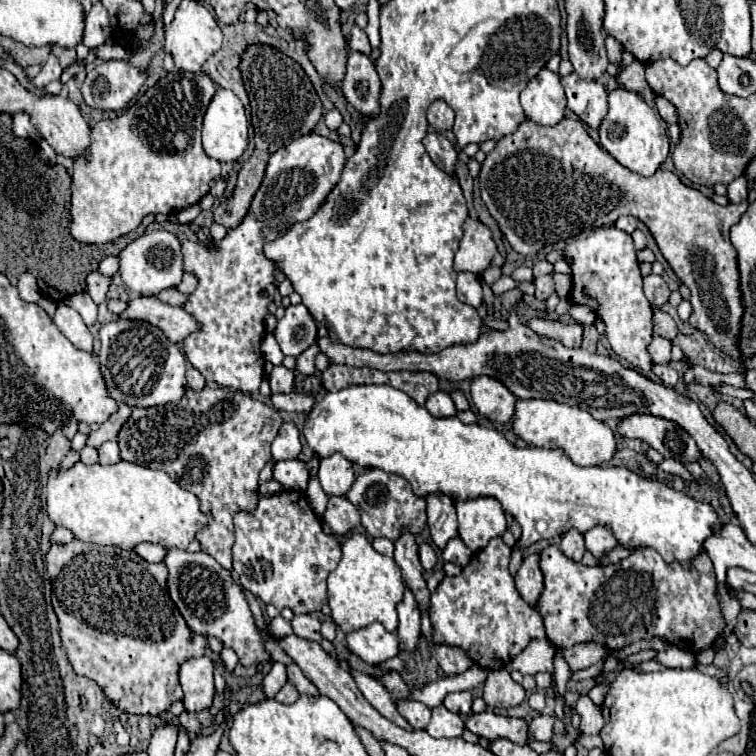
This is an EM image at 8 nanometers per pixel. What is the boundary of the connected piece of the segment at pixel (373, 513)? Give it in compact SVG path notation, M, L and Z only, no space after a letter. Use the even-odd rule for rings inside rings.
M370 469L356 477L352 489L346 493L346 499L368 513L376 525L376 529L368 529L372 537L386 537L390 541L396 541L404 527L412 533L420 533L426 525L426 501L424 497L416 497L410 489L410 483L394 473L386 473L382 469Z

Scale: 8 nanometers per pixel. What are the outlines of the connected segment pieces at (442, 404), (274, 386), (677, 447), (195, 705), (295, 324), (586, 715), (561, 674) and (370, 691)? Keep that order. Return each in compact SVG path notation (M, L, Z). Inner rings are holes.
M442 391L432 393L432 395L426 399L424 407L426 407L434 417L452 417L452 415L456 415L456 407L454 407L450 395L448 395L448 393L442 393Z
M278 365L268 375L272 393L292 393L294 391L294 373L288 371L284 365Z
M630 415L622 419L618 431L624 437L644 439L666 459L676 459L682 465L698 463L704 457L694 439L680 425L666 421L662 417Z
M210 657L188 659L180 667L180 685L184 689L184 707L188 713L198 713L202 709L210 709L214 699L214 665Z
M306 305L286 307L286 315L278 321L274 337L284 355L298 357L316 341L316 321Z
M582 695L576 703L576 711L580 715L580 725L582 725L582 731L586 735L598 735L604 727L604 717L602 717L602 711L600 707L596 707L586 695Z
M560 655L554 657L554 663L556 663L556 687L558 687L558 693L562 697L566 697L566 681L570 679L570 669L566 667L564 659Z
M352 671L352 673L354 673L354 681L356 681L358 689L364 693L366 701L368 701L378 713L382 713L388 721L396 723L396 725L402 727L402 729L414 731L414 727L396 711L396 705L392 703L392 697L390 697L388 689L386 689L380 681L376 681L376 679L372 679L372 677L360 673L360 671Z

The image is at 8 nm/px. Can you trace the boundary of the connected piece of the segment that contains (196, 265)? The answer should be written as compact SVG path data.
M308 133L298 137L288 147L278 149L276 153L270 155L266 177L252 199L248 215L236 229L228 231L228 235L218 243L218 249L196 245L192 241L186 241L182 245L184 271L194 273L198 277L198 287L190 295L184 309L202 323L202 329L198 333L186 337L184 353L192 363L192 367L196 367L206 377L208 383L218 383L222 387L246 391L246 393L258 393L260 381L264 377L264 357L260 353L260 341L264 337L264 315L268 313L268 303L272 301L276 291L274 285L276 267L272 261L264 257L262 245L266 241L280 237L292 223L310 219L314 211L322 205L326 195L332 191L332 187L338 183L344 163L346 163L346 155L340 143L330 141L328 137L322 137L318 133Z

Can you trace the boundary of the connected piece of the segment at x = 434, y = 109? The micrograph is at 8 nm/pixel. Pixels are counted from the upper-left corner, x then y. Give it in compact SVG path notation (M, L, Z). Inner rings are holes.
M434 101L428 107L428 123L436 129L436 131L446 131L452 129L454 125L454 111L446 101Z

